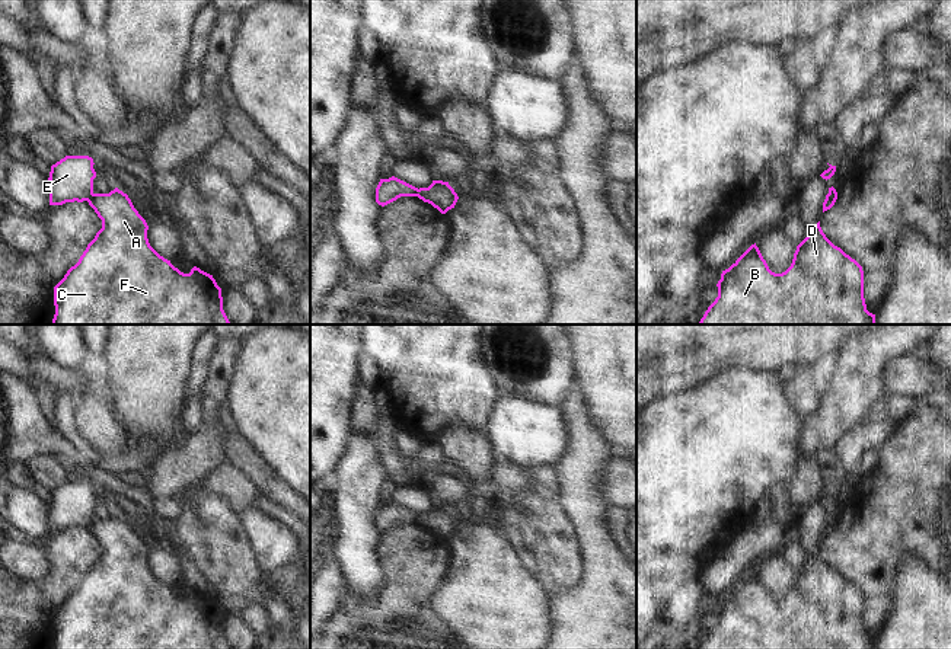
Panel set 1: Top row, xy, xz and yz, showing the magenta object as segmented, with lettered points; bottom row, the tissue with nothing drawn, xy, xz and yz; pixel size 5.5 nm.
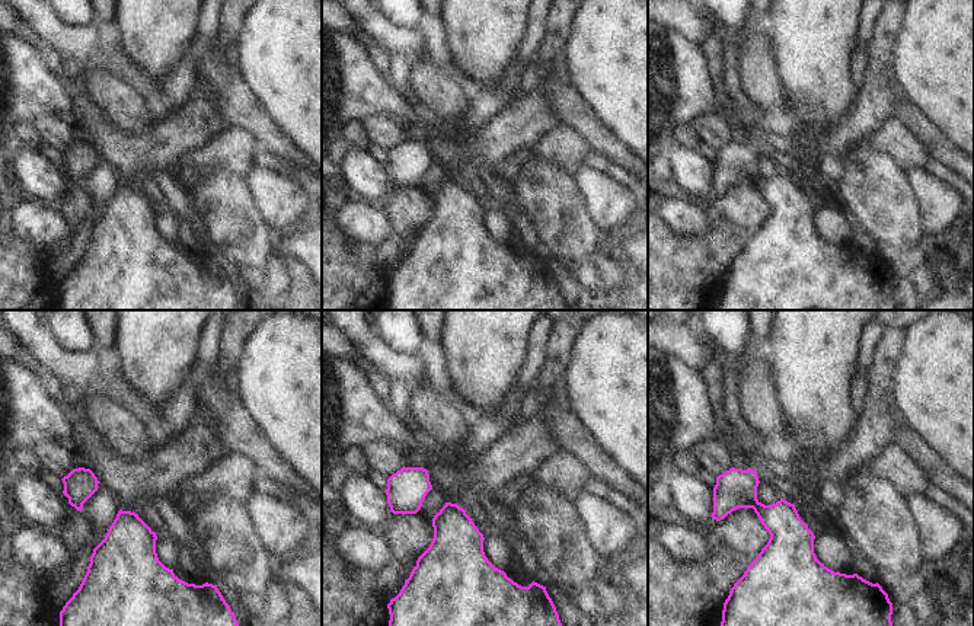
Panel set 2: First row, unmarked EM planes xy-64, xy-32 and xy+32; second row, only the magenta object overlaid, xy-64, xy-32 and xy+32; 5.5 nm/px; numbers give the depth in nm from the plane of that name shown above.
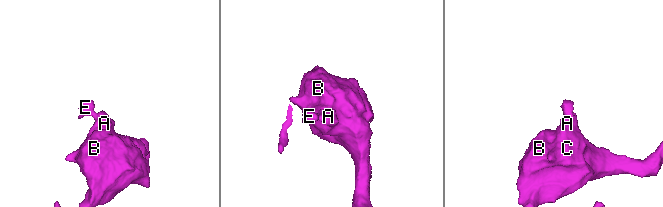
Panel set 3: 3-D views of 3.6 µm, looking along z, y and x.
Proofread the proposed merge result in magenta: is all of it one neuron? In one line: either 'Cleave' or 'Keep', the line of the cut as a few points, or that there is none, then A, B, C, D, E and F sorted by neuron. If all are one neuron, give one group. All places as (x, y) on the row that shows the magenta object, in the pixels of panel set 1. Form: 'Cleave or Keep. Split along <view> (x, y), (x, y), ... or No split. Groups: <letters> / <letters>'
Cleave. Split along xy (93, 194), (88, 201). Groups: A B C D F / E.

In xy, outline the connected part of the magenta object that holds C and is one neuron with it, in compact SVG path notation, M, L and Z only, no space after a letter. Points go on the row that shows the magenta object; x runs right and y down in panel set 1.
M115 188L109 194L93 194L87 202L102 220L102 228L87 244L79 262L71 266L64 278L54 287L55 314L52 319L52 324L232 324L223 310L221 288L217 285L213 275L201 271L197 266L194 266L189 274L184 274L178 268L175 268L170 260L160 256L149 243L149 226L146 220L134 208L127 194Z

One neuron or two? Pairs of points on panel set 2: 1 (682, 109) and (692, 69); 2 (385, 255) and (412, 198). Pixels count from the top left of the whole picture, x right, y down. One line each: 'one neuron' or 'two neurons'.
1: one neuron
2: one neuron

